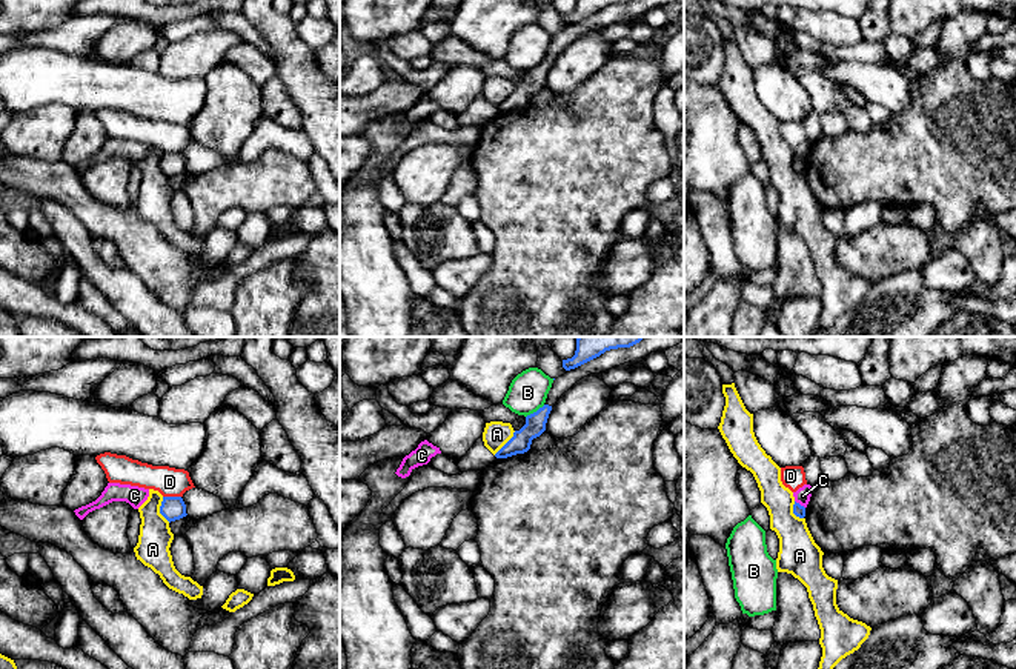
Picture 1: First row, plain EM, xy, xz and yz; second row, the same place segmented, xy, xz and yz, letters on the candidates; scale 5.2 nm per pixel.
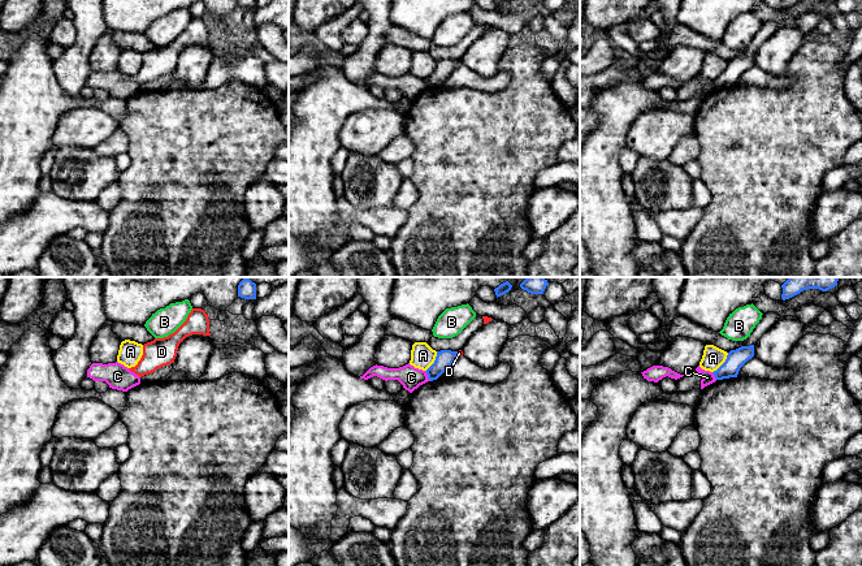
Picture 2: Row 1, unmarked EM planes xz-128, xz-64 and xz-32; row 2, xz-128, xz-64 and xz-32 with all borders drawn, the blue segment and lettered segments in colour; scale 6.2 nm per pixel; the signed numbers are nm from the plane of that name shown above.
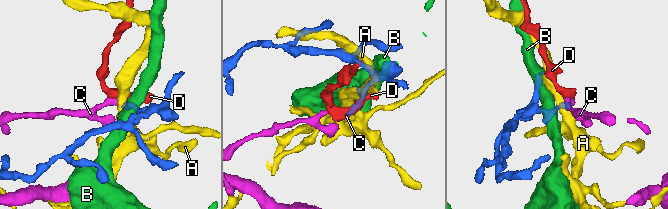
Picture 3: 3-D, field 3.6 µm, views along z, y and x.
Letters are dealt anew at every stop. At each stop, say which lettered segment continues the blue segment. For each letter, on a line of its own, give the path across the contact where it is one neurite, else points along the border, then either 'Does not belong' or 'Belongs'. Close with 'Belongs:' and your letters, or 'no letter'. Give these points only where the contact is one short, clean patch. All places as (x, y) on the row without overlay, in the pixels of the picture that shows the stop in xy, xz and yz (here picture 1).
A: Boundary: xy (162, 153), (160, 168), (169, 177). Does not belong
B: Boundary: xz (544, 60), (526, 73). Does not belong
C: Boundary: yz (795, 156), (804, 163). Does not belong
D: Boundary: xy (163, 151), (180, 153). Does not belong
Belongs: no letter

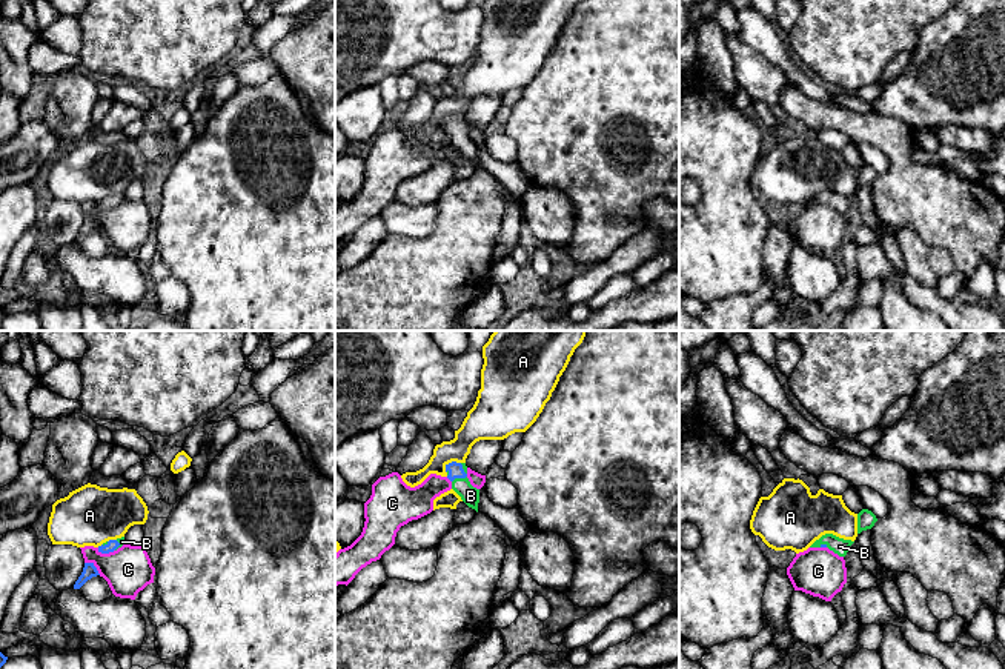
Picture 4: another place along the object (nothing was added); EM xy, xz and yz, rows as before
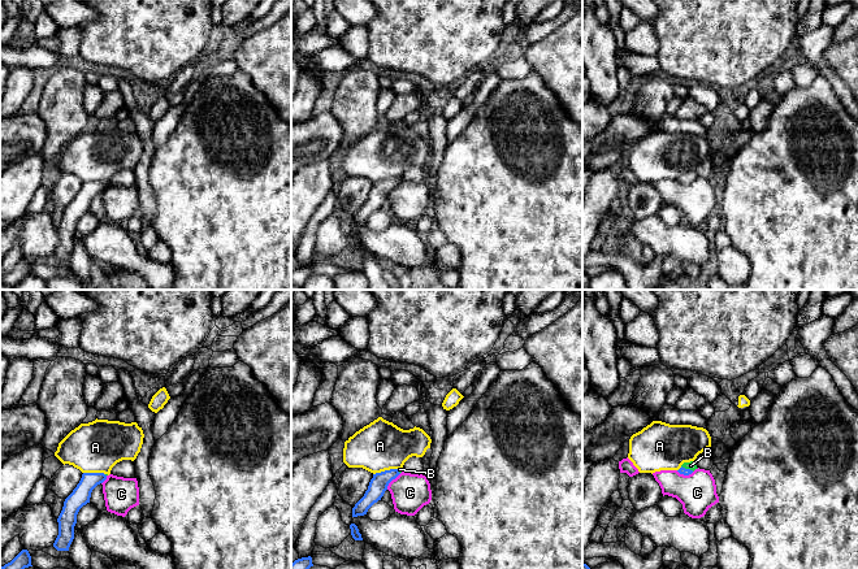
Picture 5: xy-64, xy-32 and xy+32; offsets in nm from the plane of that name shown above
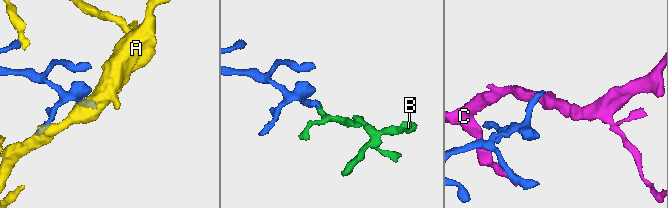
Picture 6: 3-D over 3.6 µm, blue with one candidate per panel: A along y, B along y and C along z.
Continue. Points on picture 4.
A: Boundary: xz (460, 117), (451, 117), (444, 126). Does not belong
B: Path across: xz (455, 125), (464, 133), (464, 145), (470, 151). Belongs
C: Boundary: xy (97, 203), (102, 208), (114, 205). Does not belong
Belongs: B

